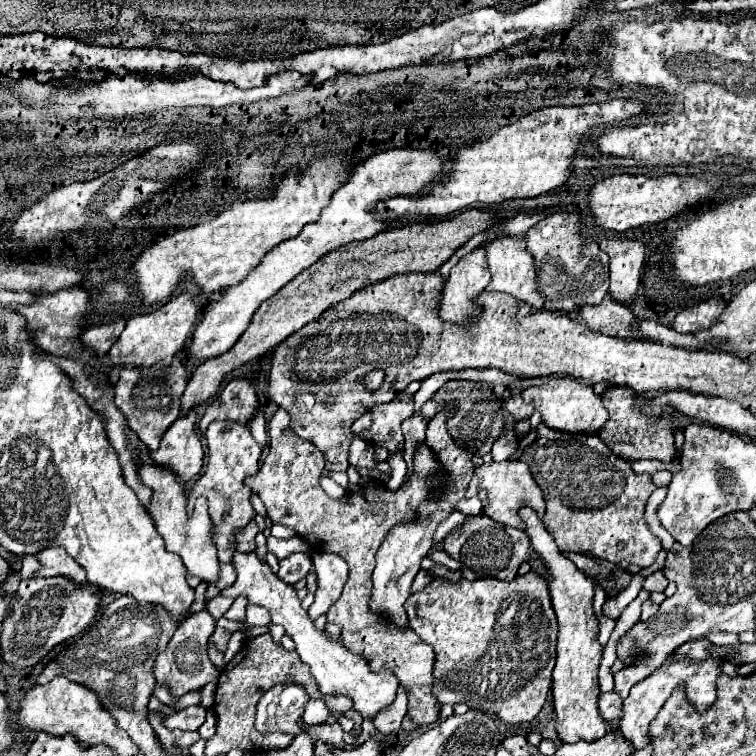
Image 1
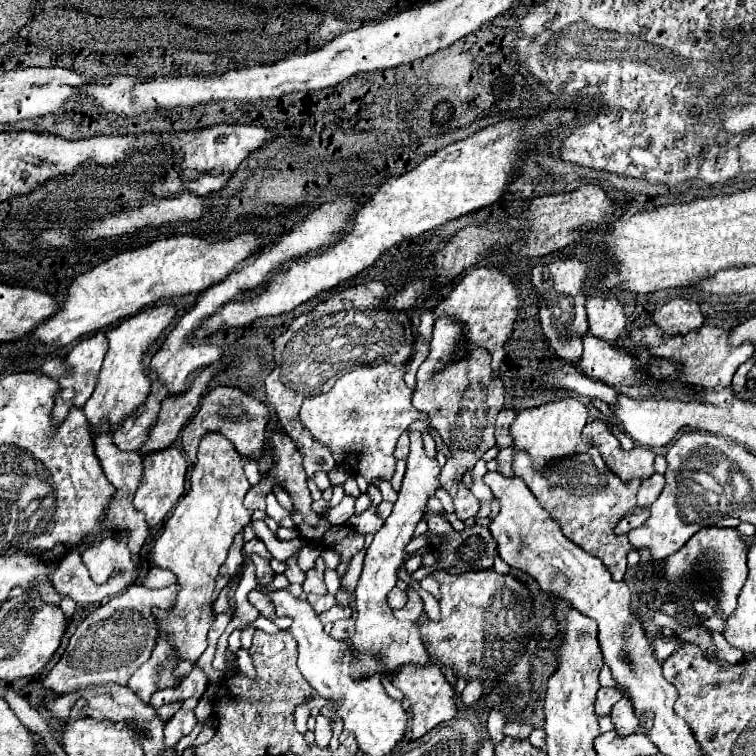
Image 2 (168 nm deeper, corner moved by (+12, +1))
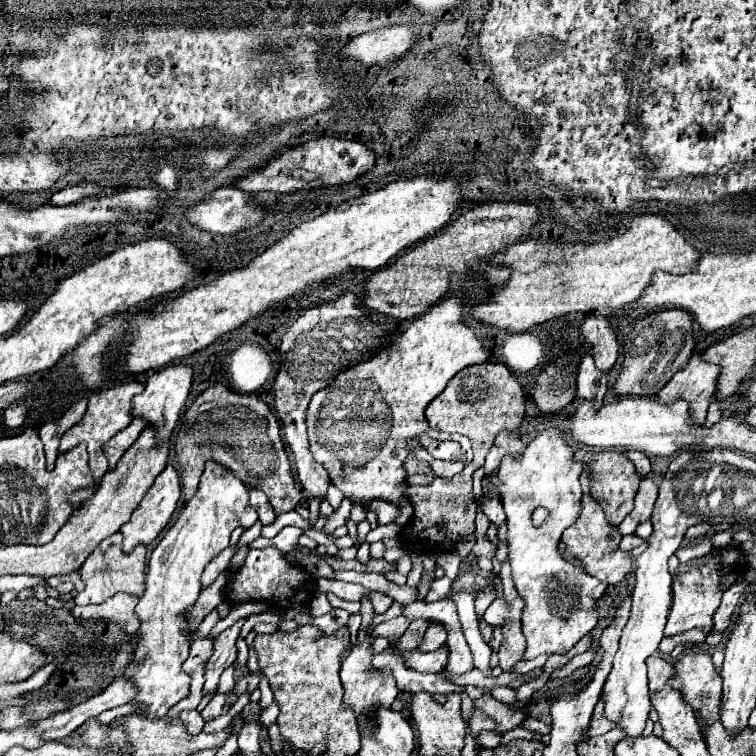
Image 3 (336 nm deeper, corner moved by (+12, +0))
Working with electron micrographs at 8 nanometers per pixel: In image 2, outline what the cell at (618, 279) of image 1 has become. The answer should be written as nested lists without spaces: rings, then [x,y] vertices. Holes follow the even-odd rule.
[[[590,294],[586,296],[590,332],[608,344],[616,344],[626,328],[626,316],[614,296]]]

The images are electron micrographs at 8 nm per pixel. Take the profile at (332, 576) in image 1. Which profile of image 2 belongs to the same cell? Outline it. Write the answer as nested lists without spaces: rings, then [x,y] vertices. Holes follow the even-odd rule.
[[[326,594],[326,596],[308,596],[308,602],[310,602],[310,606],[312,606],[318,614],[322,614],[324,610],[332,608],[336,600],[334,600],[334,596]]]

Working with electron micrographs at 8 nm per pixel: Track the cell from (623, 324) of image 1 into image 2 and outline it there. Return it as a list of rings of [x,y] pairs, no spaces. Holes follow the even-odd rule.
[[[704,324],[696,334],[676,336],[676,338],[670,338],[670,340],[662,342],[660,330],[654,328],[654,326],[646,326],[646,328],[640,328],[640,330],[634,330],[630,334],[630,340],[634,344],[638,344],[638,342],[646,344],[656,356],[674,364],[678,368],[678,372],[680,372],[678,376],[684,384],[702,386],[702,388],[726,388],[726,386],[730,386],[732,376],[738,370],[738,366],[742,362],[746,362],[748,358],[752,358],[752,354],[754,354],[754,346],[750,346],[750,344],[730,348],[728,346],[728,334],[730,332],[724,330],[724,328]]]

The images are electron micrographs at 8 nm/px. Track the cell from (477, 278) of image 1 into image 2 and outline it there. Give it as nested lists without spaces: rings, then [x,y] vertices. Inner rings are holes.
[[[438,320],[434,324],[434,336],[430,342],[430,356],[422,362],[418,374],[416,374],[416,386],[412,394],[412,404],[416,410],[424,412],[432,426],[440,432],[444,444],[450,448],[452,458],[446,462],[446,466],[440,472],[440,486],[452,496],[454,500],[454,512],[460,520],[474,518],[480,504],[476,496],[470,492],[468,486],[462,484],[462,476],[474,468],[474,464],[482,458],[482,454],[496,444],[494,440],[494,422],[498,412],[504,408],[504,378],[500,372],[494,372],[490,366],[488,352],[472,352],[468,360],[460,360],[460,364],[450,364],[444,372],[434,374],[434,364],[440,360],[440,356],[456,346],[456,340],[460,340],[460,324],[452,320]]]

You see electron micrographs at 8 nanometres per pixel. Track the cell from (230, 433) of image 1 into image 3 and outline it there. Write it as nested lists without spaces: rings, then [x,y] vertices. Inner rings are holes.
[[[206,461],[194,497],[182,507],[174,525],[164,533],[162,541],[150,555],[146,571],[146,591],[136,605],[136,613],[142,623],[136,659],[142,659],[142,665],[128,667],[124,675],[138,687],[138,695],[132,701],[146,707],[144,715],[164,717],[172,705],[188,695],[192,677],[182,669],[190,647],[190,621],[186,613],[196,603],[202,591],[200,575],[204,567],[230,545],[230,535],[236,527],[248,529],[256,521],[258,513],[248,503],[246,485],[232,471],[224,469],[224,465]]]

